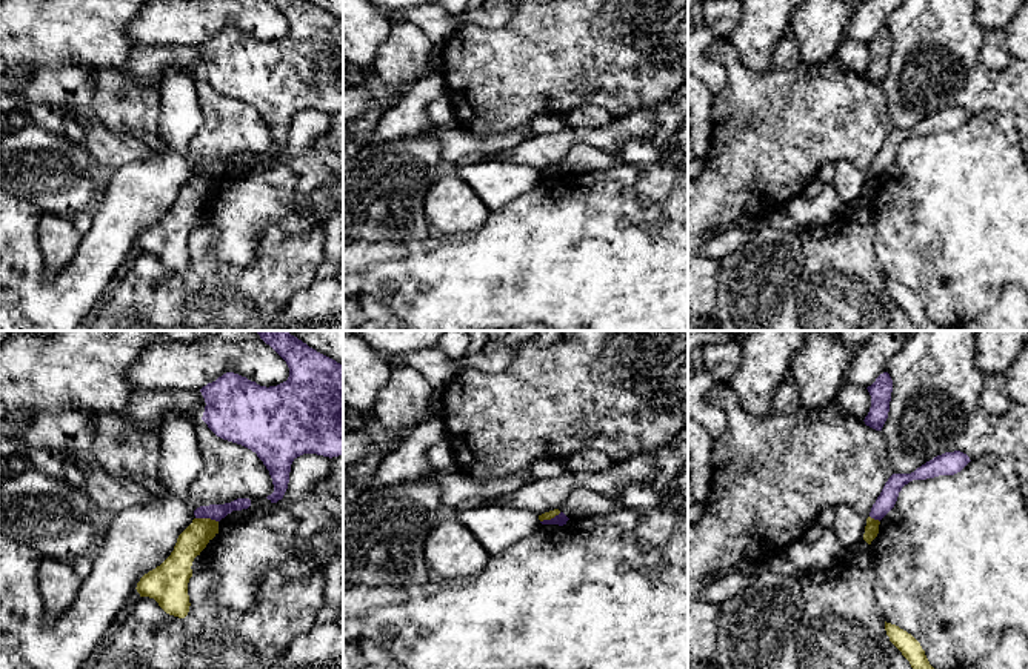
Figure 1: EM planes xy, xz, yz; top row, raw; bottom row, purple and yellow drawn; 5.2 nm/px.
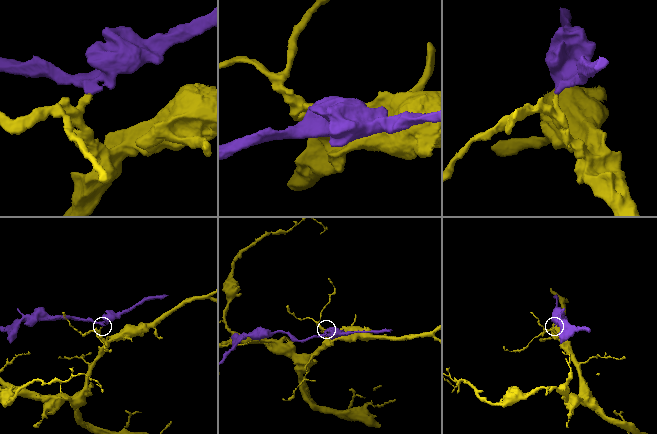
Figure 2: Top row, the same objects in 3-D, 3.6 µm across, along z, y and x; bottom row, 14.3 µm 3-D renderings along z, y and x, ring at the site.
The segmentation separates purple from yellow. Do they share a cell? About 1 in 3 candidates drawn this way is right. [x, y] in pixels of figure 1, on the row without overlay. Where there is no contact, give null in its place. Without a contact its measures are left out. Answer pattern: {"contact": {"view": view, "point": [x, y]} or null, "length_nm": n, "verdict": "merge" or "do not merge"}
{"contact": {"view": "xy", "point": [206, 173]}, "length_nm": 120, "verdict": "do not merge"}

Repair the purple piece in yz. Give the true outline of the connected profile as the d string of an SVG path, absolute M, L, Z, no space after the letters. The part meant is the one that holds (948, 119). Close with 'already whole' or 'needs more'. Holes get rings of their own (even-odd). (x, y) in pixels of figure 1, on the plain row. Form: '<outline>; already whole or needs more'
M954 106L934 112L911 129L893 129L873 160L869 172L880 177L894 163L899 148L910 137L934 134L939 131L954 131L970 117L966 109Z; already whole

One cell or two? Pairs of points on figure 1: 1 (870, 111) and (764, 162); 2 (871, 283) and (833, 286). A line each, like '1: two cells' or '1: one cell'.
1: one cell
2: one cell

